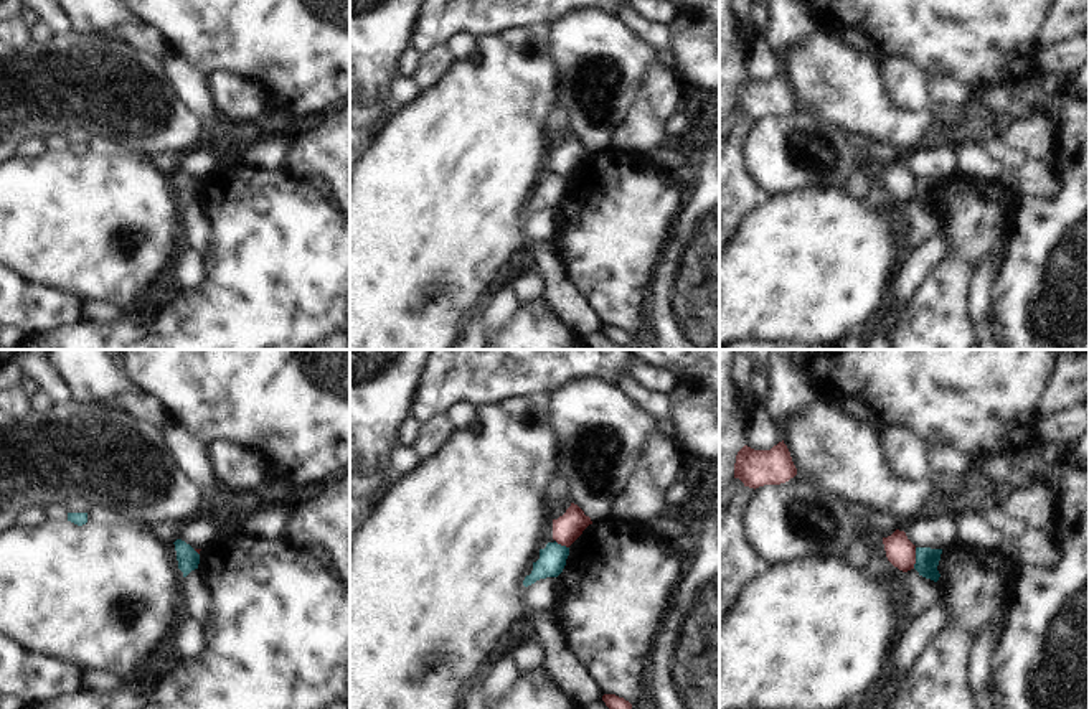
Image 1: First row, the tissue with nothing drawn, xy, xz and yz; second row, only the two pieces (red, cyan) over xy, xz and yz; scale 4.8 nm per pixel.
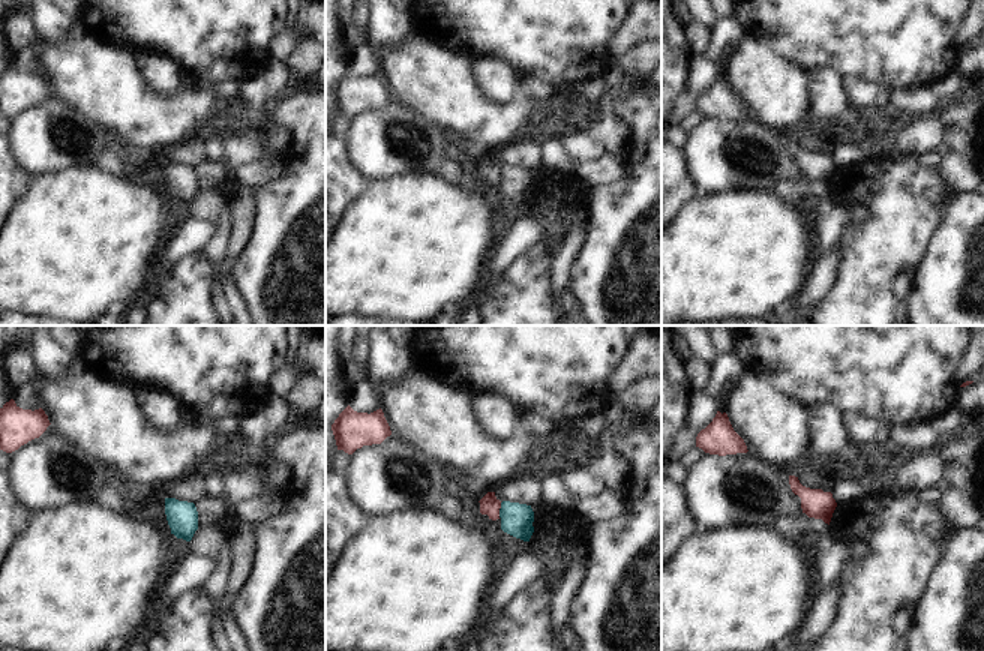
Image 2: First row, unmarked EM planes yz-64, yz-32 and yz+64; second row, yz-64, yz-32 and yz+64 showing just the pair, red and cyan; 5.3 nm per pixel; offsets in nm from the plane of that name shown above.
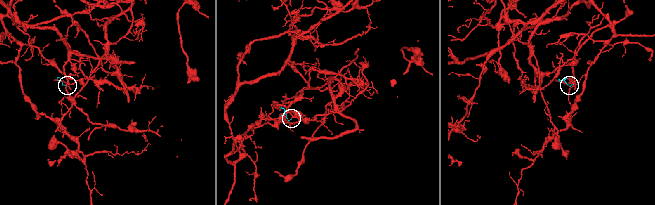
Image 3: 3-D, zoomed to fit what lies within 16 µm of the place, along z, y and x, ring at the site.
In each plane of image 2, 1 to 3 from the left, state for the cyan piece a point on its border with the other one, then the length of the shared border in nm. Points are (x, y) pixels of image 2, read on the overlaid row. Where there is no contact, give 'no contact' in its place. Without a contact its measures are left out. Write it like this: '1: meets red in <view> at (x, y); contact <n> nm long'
1: no contact
2: meets red in yz-32 at (498, 510); contact 80 nm long
3: no contact

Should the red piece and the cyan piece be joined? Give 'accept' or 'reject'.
reject

